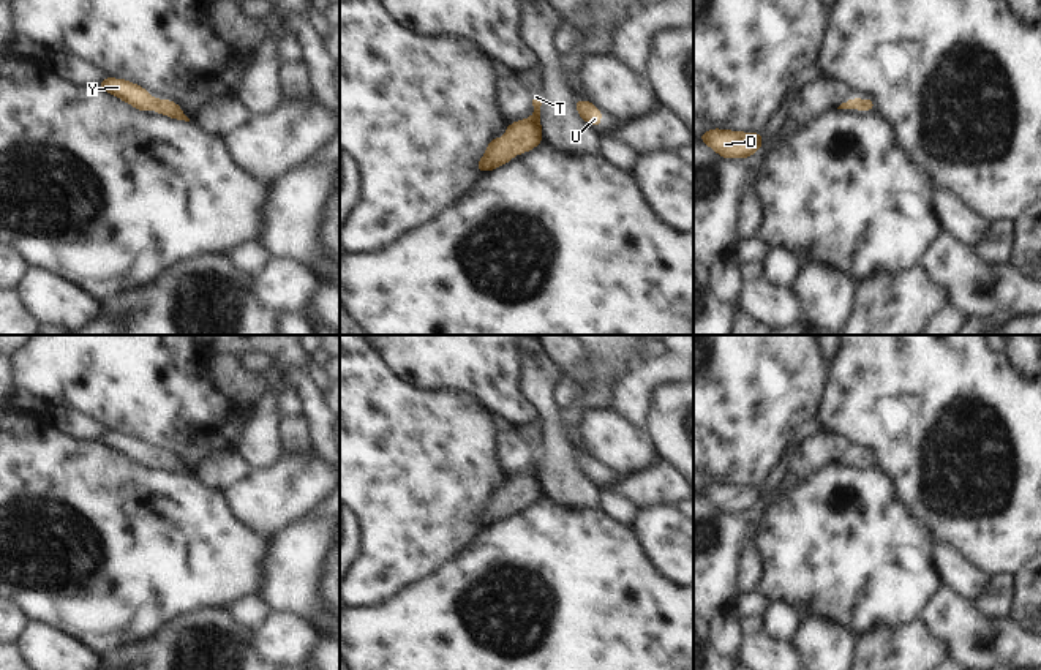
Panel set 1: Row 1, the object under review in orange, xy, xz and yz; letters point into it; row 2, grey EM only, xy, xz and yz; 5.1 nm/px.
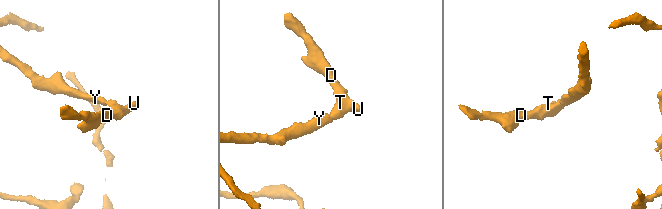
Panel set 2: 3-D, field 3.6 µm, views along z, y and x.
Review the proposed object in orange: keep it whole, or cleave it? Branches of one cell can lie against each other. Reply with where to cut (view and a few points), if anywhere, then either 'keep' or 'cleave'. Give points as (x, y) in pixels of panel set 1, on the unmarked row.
no cut | keep

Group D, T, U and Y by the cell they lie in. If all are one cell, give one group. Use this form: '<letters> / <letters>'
D T U Y

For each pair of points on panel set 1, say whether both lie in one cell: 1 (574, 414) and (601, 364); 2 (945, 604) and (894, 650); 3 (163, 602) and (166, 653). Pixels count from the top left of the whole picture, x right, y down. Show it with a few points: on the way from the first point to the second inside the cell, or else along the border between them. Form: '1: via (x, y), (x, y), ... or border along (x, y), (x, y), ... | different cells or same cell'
1: via (586, 402), (601, 387), (601, 376) | same cell
2: border along (921, 618), (924, 626), (947, 643), (948, 650) | different cells
3: border along (199, 610), (177, 615), (152, 636), (133, 645) | different cells

